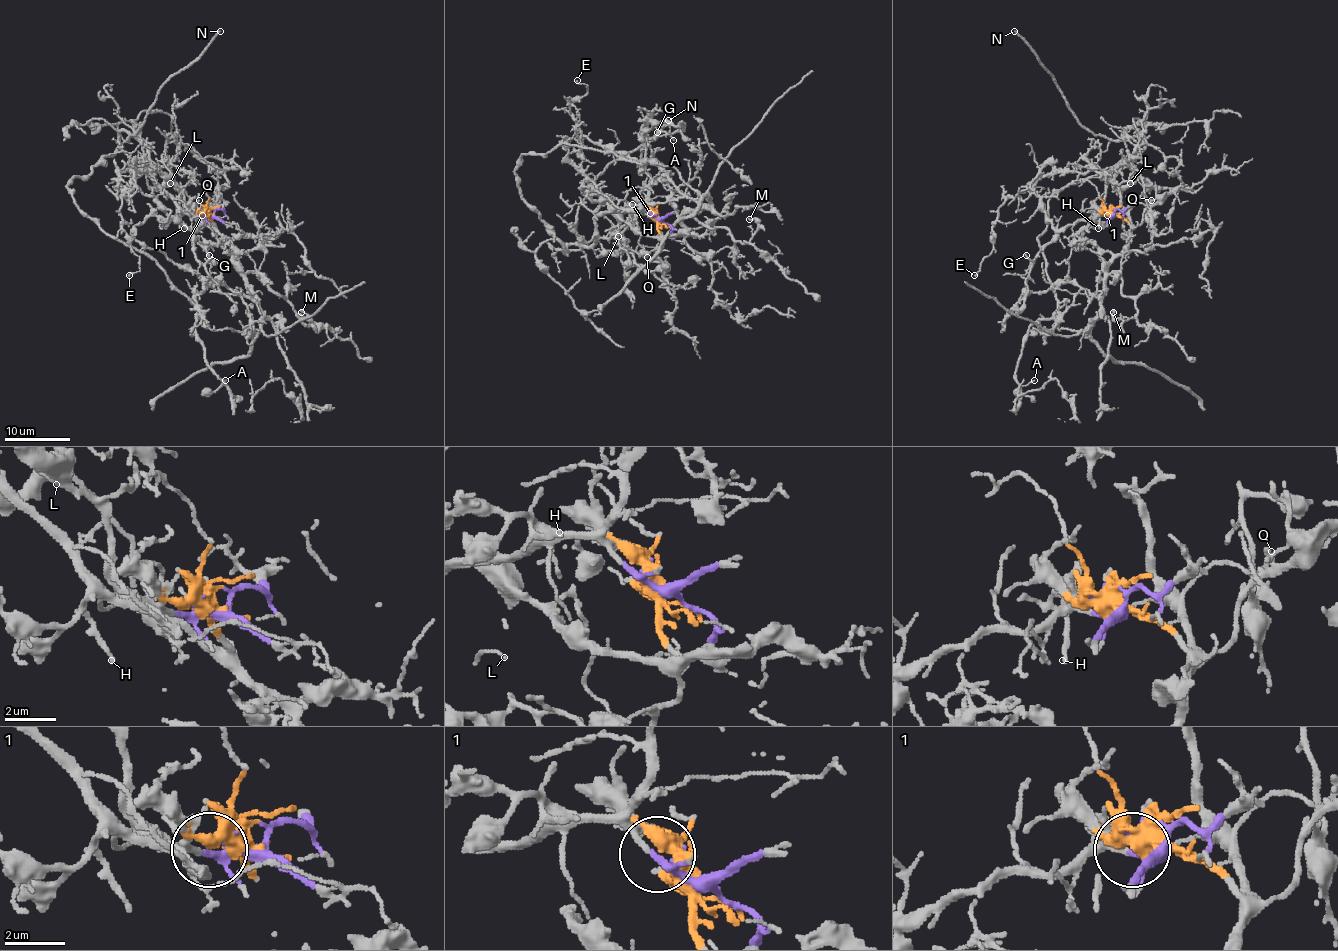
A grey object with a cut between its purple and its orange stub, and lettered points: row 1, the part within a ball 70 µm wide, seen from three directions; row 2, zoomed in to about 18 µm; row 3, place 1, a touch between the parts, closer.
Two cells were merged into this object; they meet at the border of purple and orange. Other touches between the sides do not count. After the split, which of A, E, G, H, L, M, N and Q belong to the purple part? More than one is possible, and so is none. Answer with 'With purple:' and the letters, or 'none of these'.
With purple: A, E, G, H, L, N

